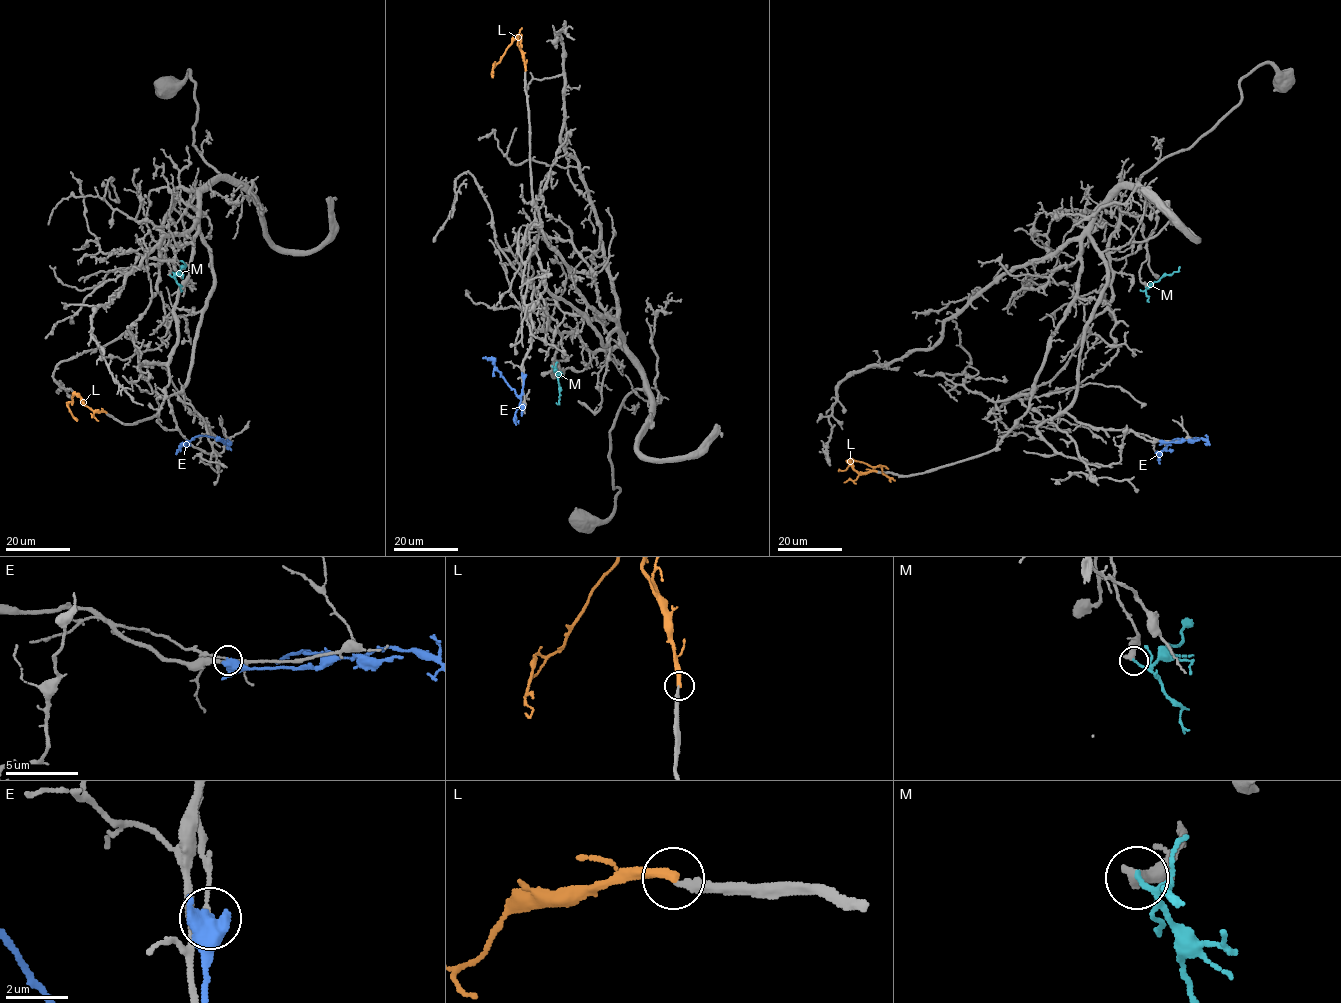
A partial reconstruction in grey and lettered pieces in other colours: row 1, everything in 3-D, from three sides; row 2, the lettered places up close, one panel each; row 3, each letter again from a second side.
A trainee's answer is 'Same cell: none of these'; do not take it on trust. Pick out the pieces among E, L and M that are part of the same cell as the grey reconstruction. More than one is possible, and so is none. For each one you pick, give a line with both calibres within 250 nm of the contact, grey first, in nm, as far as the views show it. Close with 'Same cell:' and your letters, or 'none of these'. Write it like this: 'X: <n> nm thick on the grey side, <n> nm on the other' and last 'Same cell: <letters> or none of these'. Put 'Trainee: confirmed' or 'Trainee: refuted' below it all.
Same cell: none of these
Trainee: confirmed

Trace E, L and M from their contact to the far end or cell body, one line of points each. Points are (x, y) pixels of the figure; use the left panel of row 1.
E: (217, 437), (223, 442), (199, 435), (185, 442), (176, 454)
L: (106, 412), (93, 410), (75, 394), (72, 403), (67, 403), (76, 420)
M: (170, 275), (173, 277), (184, 268), (179, 260)

